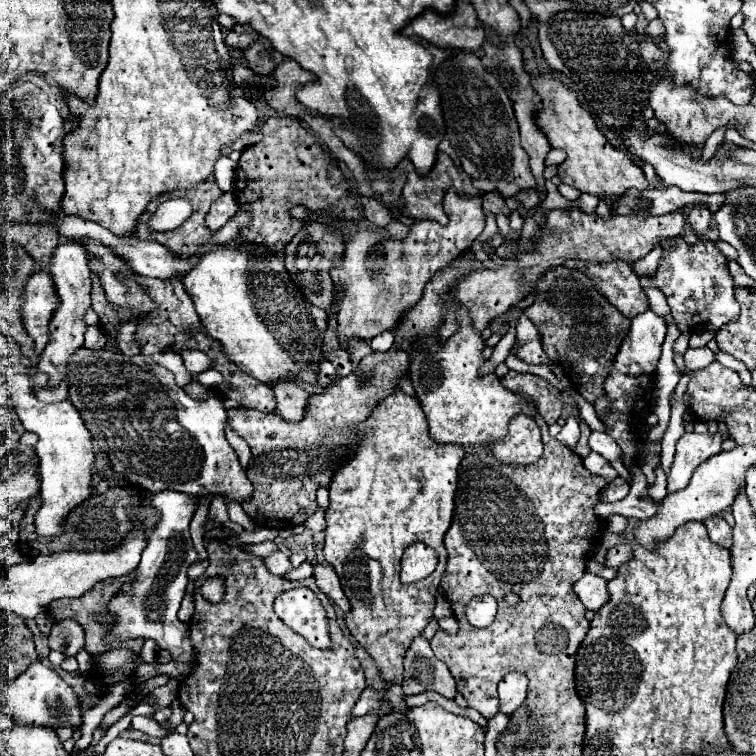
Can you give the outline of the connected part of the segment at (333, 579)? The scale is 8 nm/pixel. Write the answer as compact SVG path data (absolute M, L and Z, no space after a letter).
M316 564L314 565L313 576L316 578L316 586L330 598L334 600L344 612L348 612L350 604L348 598L344 596L344 590L340 588L340 577L332 566Z

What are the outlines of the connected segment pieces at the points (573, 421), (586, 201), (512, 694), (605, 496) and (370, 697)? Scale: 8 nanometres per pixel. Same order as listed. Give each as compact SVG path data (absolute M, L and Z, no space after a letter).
M568 416L566 426L562 426L562 432L558 434L558 440L560 440L564 446L574 448L580 438L580 434L579 417Z
M583 193L580 197L575 201L575 205L577 208L582 210L583 212L595 215L595 210L599 204L600 199L596 198L596 196L592 196L590 194Z
M510 672L508 676L502 678L498 684L498 696L500 696L500 712L512 714L518 710L518 706L524 702L524 692L526 692L526 676Z
M614 480L612 484L608 484L608 486L602 490L600 500L602 500L602 502L618 502L618 500L626 498L626 494L628 494L626 488L628 488L628 484L626 484L624 480Z
M366 688L366 690L362 692L362 696L360 696L360 700L356 702L356 706L352 708L352 718L356 718L356 716L364 716L366 712L370 712L370 710L376 708L376 706L386 706L386 708L392 709L392 705L389 702L378 700L376 692L370 690L370 688Z

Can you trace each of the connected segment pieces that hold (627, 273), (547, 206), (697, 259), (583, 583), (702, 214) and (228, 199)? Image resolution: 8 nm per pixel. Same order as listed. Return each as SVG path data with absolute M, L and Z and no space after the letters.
M620 260L614 264L588 264L586 272L600 290L608 290L600 294L606 296L608 302L616 306L626 318L634 318L650 308L646 292L642 290L640 280L632 272L630 264Z
M546 180L546 190L548 190L548 196L542 202L542 206L540 206L544 212L550 212L550 210L570 210L572 208L572 202L562 198L560 192L556 190L556 186L550 180Z
M680 236L674 238L668 252L662 254L658 270L650 276L650 282L666 296L672 318L678 322L680 332L692 334L696 328L704 328L716 334L740 314L740 306L734 298L734 280L728 272L728 258L712 240L698 240L694 246L690 246Z
M586 572L586 576L580 578L580 580L574 584L574 592L576 592L576 596L580 598L580 602L586 606L586 610L598 612L598 610L608 602L608 598L610 598L606 584L608 584L608 582L606 582L604 578Z
M690 208L688 210L688 224L692 226L698 238L708 232L710 222L712 222L712 214L708 214L708 208Z
M232 192L222 194L222 196L210 206L210 212L206 214L204 224L206 224L206 228L208 228L210 232L218 232L236 212L238 212L238 208L236 208L236 198L232 196Z

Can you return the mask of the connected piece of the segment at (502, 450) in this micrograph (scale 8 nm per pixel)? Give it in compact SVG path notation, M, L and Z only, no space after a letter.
M514 416L508 426L508 436L488 446L498 460L506 464L532 464L542 456L540 428L530 416Z

